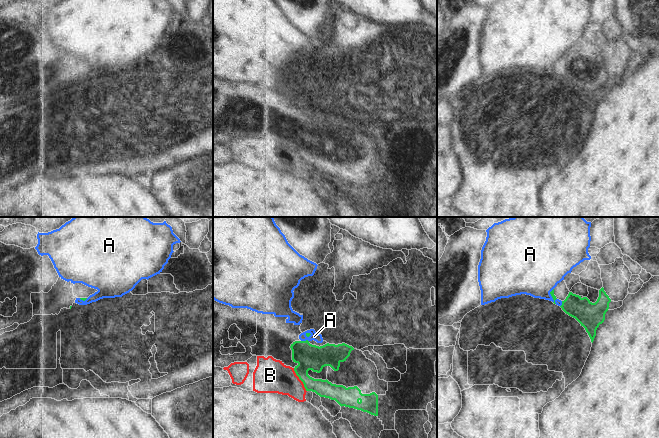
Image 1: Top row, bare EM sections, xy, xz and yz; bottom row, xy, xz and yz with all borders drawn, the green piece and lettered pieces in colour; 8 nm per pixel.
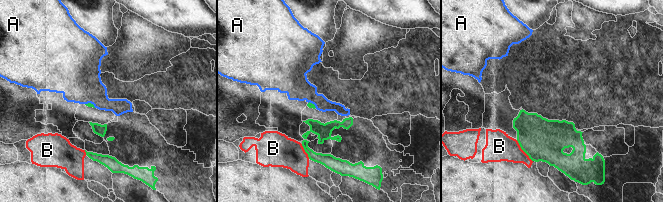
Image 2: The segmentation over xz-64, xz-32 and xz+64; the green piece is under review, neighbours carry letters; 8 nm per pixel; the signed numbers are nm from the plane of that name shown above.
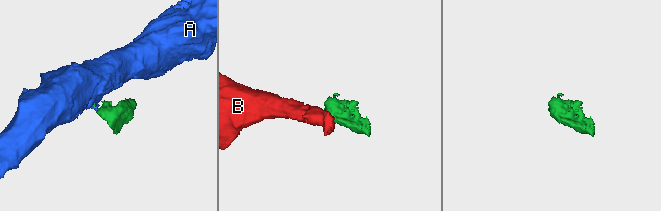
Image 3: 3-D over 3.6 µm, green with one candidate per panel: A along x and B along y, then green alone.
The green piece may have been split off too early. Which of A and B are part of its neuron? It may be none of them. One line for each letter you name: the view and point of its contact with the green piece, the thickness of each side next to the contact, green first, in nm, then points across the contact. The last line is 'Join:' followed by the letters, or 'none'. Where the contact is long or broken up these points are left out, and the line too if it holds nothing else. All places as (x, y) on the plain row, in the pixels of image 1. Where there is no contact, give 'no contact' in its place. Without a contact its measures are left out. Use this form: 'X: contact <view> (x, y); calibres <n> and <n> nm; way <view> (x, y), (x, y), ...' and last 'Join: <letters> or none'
Join: none

